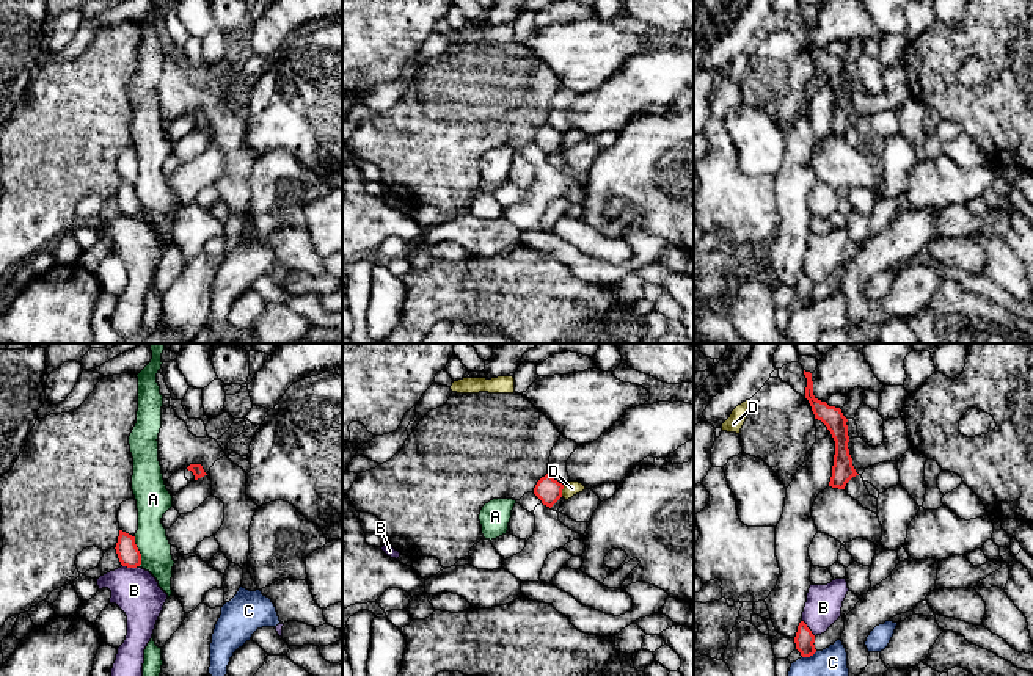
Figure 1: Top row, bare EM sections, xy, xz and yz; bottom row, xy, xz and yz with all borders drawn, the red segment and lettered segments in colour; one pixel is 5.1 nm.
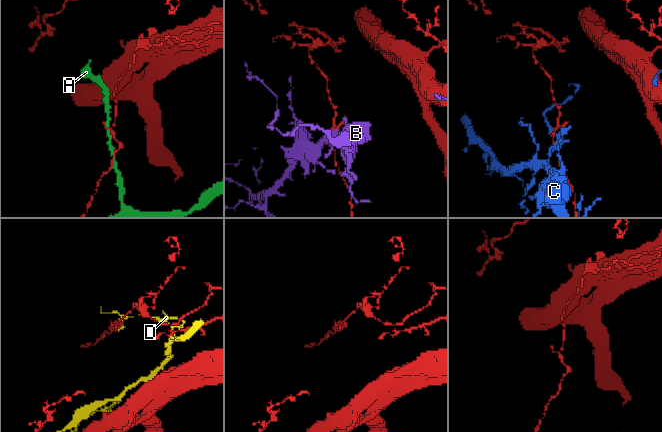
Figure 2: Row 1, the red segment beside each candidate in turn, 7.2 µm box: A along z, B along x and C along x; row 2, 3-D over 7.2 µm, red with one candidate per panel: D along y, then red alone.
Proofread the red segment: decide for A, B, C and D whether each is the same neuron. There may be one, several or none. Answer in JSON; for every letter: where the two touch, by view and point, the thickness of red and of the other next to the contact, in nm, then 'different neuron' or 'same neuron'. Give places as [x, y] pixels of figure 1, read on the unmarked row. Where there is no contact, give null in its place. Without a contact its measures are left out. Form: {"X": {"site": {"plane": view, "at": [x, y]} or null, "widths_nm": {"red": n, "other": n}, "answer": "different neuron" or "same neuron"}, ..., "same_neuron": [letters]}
{"A": {"site": {"plane": "xy", "at": [138, 201]}, "widths_nm": {"red": 120, "other": 160}, "answer": "different neuron"}, "B": {"site": {"plane": "yz", "at": [807, 276]}, "widths_nm": {"red": 100, "other": 190}, "answer": "different neuron"}, "C": {"site": {"plane": "yz", "at": [809, 305]}, "widths_nm": {"red": 100, "other": 170}, "answer": "different neuron"}, "D": {"site": {"plane": "xz", "at": [561, 140]}, "widths_nm": {"red": 130, "other": 80}, "answer": "different neuron"}, "same_neuron": []}

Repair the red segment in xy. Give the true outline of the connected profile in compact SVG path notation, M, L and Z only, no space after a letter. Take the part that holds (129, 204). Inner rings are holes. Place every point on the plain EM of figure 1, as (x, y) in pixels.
M119 179L115 198L122 215L137 216L141 213L141 202L135 193L135 185Z

